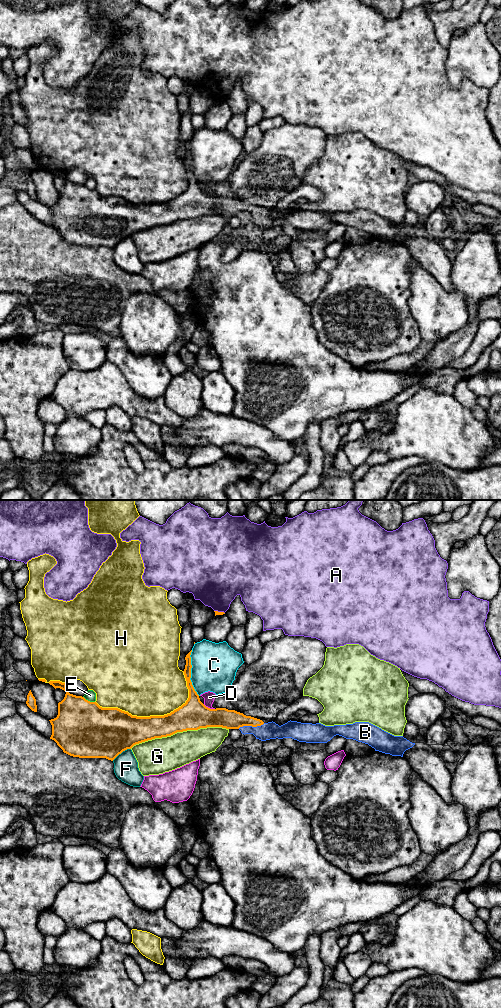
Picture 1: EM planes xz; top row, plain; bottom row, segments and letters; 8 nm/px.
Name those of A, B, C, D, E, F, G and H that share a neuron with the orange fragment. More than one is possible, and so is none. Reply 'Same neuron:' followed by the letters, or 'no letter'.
Same neuron: B

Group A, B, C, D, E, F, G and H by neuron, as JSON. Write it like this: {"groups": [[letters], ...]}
{"groups": [["A"], ["B"], ["C"], ["D"], ["E"], ["F"], ["G"], ["H"]]}

